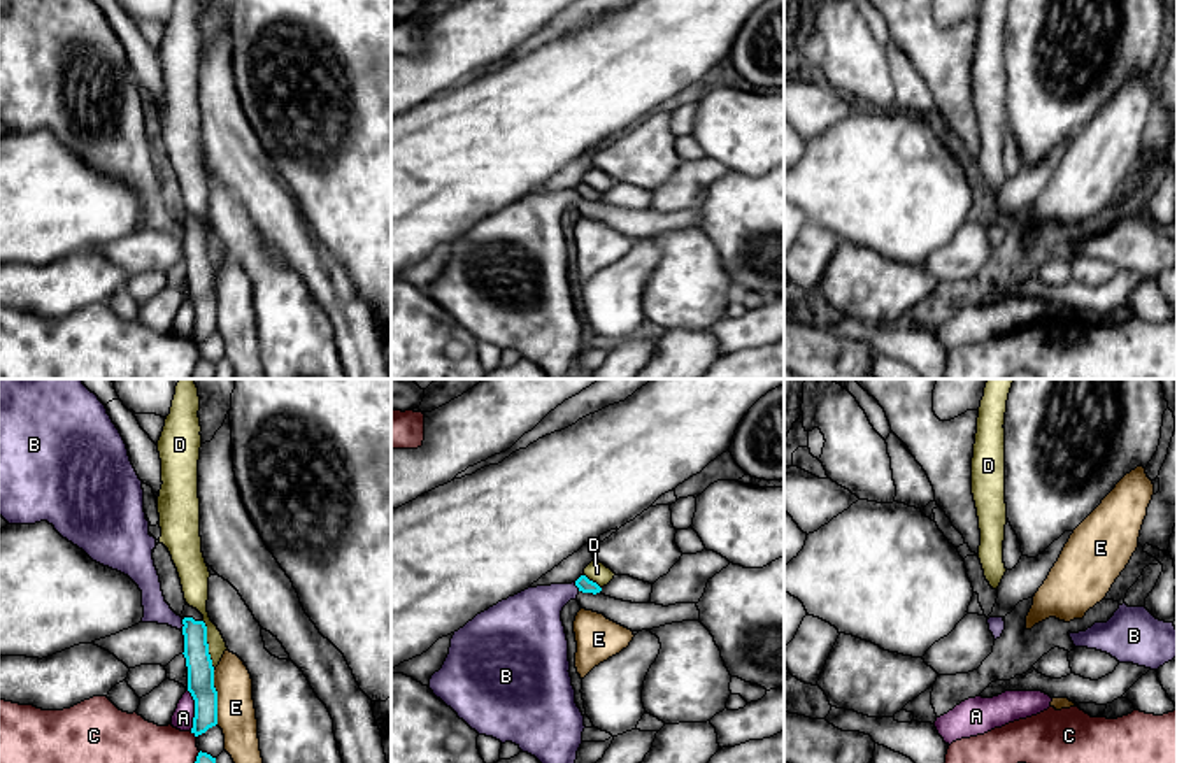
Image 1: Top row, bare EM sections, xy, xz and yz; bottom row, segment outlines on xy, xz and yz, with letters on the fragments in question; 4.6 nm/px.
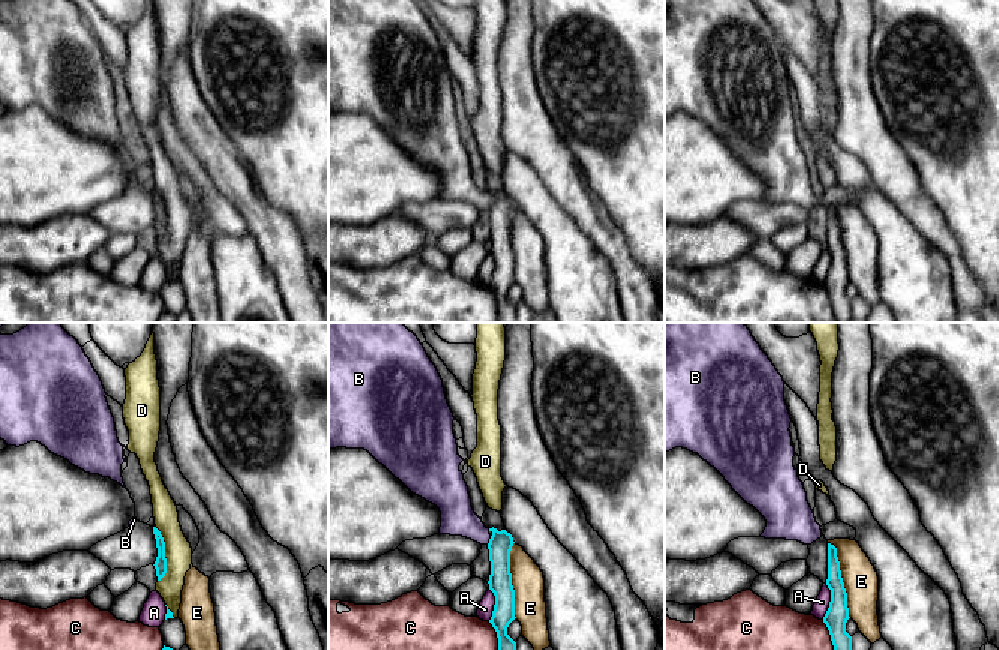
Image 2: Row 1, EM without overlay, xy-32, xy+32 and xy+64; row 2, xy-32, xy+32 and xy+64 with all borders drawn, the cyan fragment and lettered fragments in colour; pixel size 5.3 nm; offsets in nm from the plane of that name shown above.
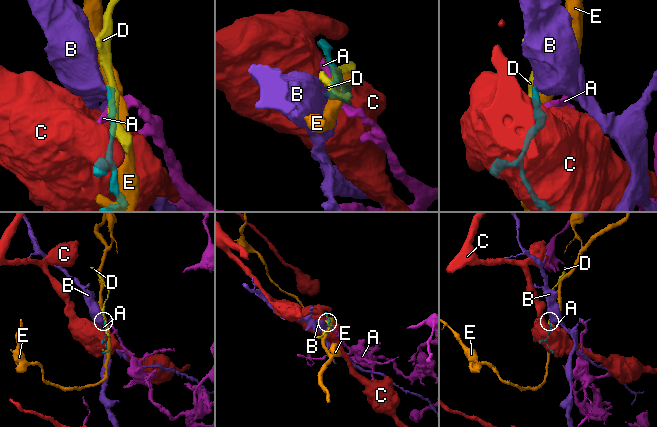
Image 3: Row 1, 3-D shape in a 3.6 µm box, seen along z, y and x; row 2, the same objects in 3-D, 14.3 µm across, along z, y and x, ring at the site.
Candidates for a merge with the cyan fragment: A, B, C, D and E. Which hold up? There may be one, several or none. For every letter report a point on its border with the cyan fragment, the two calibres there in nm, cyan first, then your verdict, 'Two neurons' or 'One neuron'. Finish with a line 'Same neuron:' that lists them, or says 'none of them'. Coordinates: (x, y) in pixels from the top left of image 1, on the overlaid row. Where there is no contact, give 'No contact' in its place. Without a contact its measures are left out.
A: Touches cyan at xy (195, 711). Thickness 130 nm (cyan) against 100 nm. Two neurons
B: Touches cyan at xy (183, 623). Thickness 130 nm (cyan) against 110 nm. Two neurons
C: Touches cyan at xy (195, 735). Thickness 130 nm (cyan) against 190 nm. Two neurons
D: Touches cyan at xy (207, 646). Thickness 130 nm (cyan) against 110 nm. Two neurons
E: Touches cyan at xy (216, 697). Thickness 130 nm (cyan) against 180 nm. Two neurons
Same neuron: none of them

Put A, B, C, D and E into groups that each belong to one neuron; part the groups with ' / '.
A / B / C / D / E

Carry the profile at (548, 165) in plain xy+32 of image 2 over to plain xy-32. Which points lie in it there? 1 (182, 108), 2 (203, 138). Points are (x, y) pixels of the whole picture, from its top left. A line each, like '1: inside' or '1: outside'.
1: inside
2: inside

